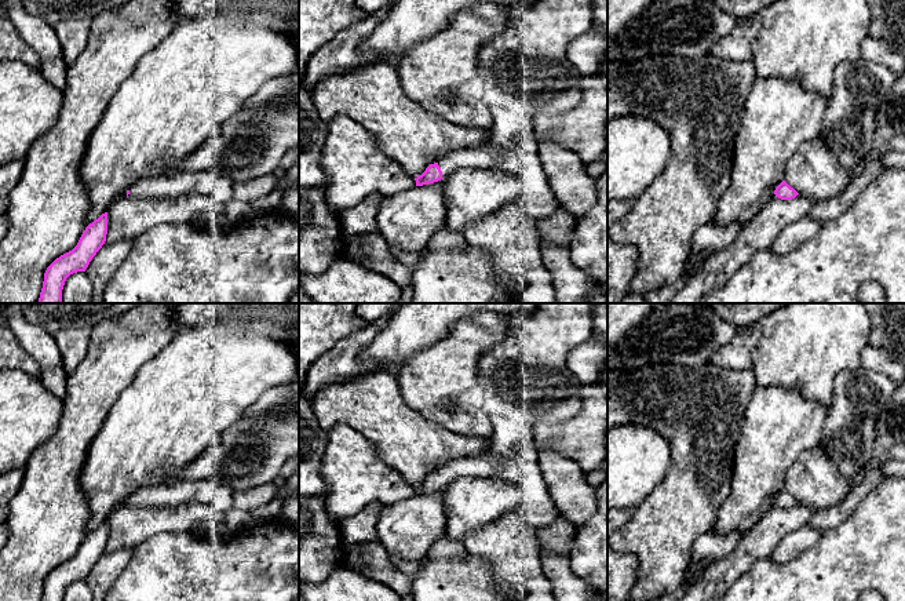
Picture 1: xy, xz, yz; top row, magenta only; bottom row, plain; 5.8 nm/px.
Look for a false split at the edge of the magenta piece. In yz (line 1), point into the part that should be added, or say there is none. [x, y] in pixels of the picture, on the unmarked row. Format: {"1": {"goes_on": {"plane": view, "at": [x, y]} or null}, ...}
{"1": {"goes_on": null}}

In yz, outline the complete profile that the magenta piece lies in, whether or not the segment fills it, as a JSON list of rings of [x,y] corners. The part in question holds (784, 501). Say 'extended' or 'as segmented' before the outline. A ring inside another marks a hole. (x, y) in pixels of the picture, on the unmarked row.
as segmented | [[[782,489],[774,499],[776,506],[781,509],[792,509],[795,507],[799,502],[791,496],[785,489]]]

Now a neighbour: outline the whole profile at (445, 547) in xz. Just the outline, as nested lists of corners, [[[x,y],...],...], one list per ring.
[[[446,533],[430,549],[428,560],[460,560],[466,554],[463,540],[450,539]]]

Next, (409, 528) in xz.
[[[444,488],[415,495],[406,500],[384,506],[377,518],[377,542],[404,561],[423,561],[434,543],[446,533],[448,518],[444,503]]]

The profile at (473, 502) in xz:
[[[468,476],[456,478],[444,488],[444,503],[448,518],[446,535],[463,540],[468,533],[518,509],[522,491],[504,480]]]

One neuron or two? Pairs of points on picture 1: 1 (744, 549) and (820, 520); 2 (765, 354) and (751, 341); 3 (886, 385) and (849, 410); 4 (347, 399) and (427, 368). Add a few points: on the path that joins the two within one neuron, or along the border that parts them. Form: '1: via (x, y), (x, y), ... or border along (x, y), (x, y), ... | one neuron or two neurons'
1: border along (816, 512), (807, 523) | two neurons
2: border along (759, 321), (761, 339), (754, 350), (751, 368) | two neurons
3: via (876, 388), (858, 400) | one neuron
4: border along (394, 375), (402, 400), (413, 408) | two neurons

